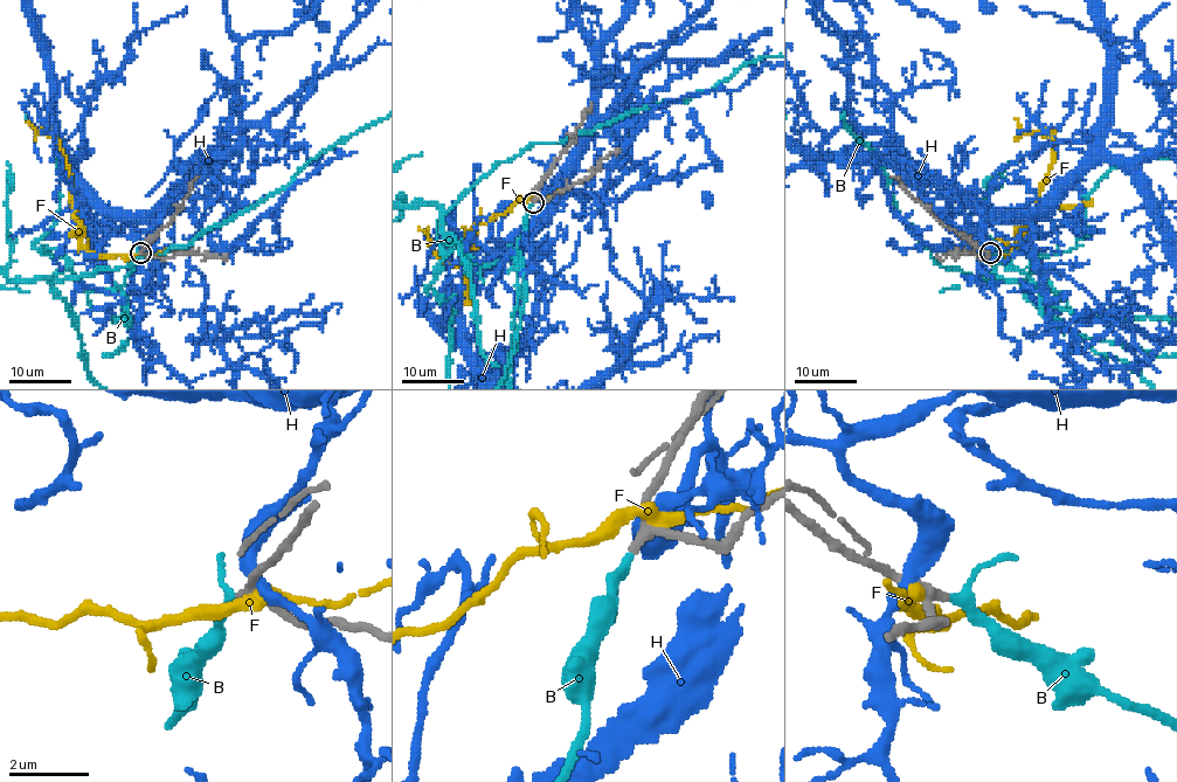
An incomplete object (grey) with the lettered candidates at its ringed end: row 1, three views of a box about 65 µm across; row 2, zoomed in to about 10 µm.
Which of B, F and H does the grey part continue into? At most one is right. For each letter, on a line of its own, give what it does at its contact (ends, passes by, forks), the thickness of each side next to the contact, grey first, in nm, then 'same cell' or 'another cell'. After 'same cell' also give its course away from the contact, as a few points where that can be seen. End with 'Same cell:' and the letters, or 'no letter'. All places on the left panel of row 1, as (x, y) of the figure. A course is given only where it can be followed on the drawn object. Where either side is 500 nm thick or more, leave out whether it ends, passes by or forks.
B: it passes by; 220 nm thick on the grey side, 200 nm on the other; same cell
F: it passes by; 260 nm thick on the grey side, 320 nm on the other; another cell
H: it passes by; 240 nm thick on the grey side, 360 nm on the other; another cell
Same cell: B

